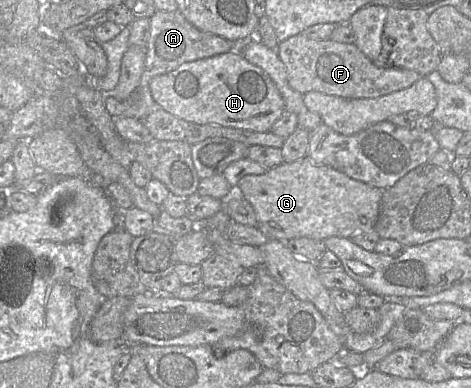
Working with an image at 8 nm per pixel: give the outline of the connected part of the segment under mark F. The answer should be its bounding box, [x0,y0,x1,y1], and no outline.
[276,33,422,99]

